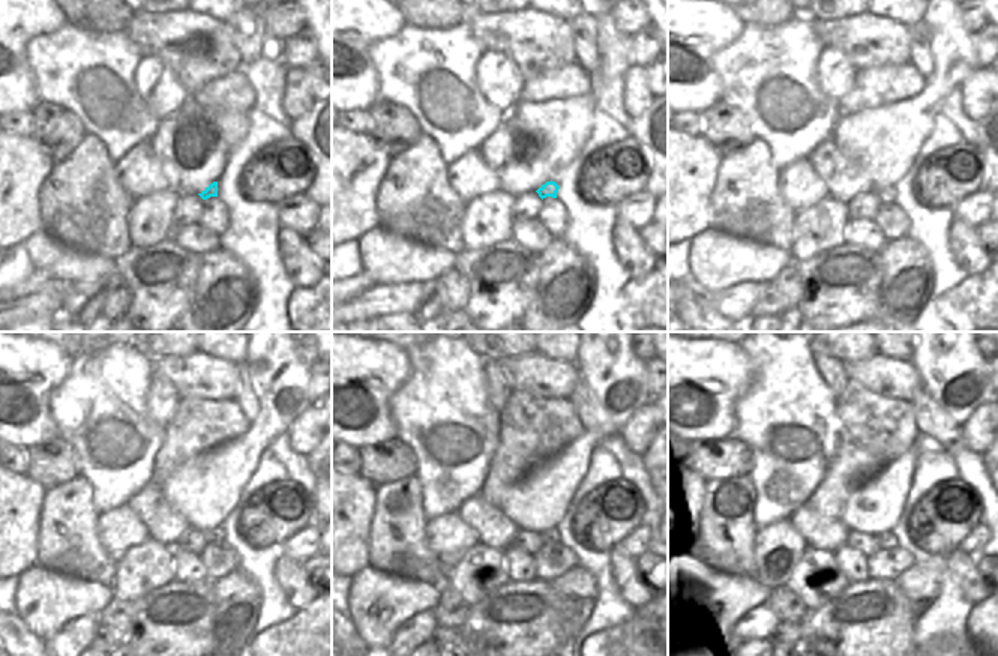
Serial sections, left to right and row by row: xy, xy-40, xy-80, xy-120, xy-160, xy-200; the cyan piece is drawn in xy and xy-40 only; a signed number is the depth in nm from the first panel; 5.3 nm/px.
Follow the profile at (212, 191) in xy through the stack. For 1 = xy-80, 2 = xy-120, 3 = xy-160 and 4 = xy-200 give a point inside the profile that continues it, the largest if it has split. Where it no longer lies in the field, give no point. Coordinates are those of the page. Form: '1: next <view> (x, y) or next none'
1: next xy-80 (887, 195)
2: next xy-120 (218, 536)
3: next xy-160 (553, 535)
4: next xy-200 (887, 539)

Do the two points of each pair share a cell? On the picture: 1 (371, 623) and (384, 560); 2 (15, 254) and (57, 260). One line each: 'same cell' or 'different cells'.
1: different cells
2: different cells

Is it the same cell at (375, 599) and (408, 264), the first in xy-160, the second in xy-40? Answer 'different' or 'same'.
same

